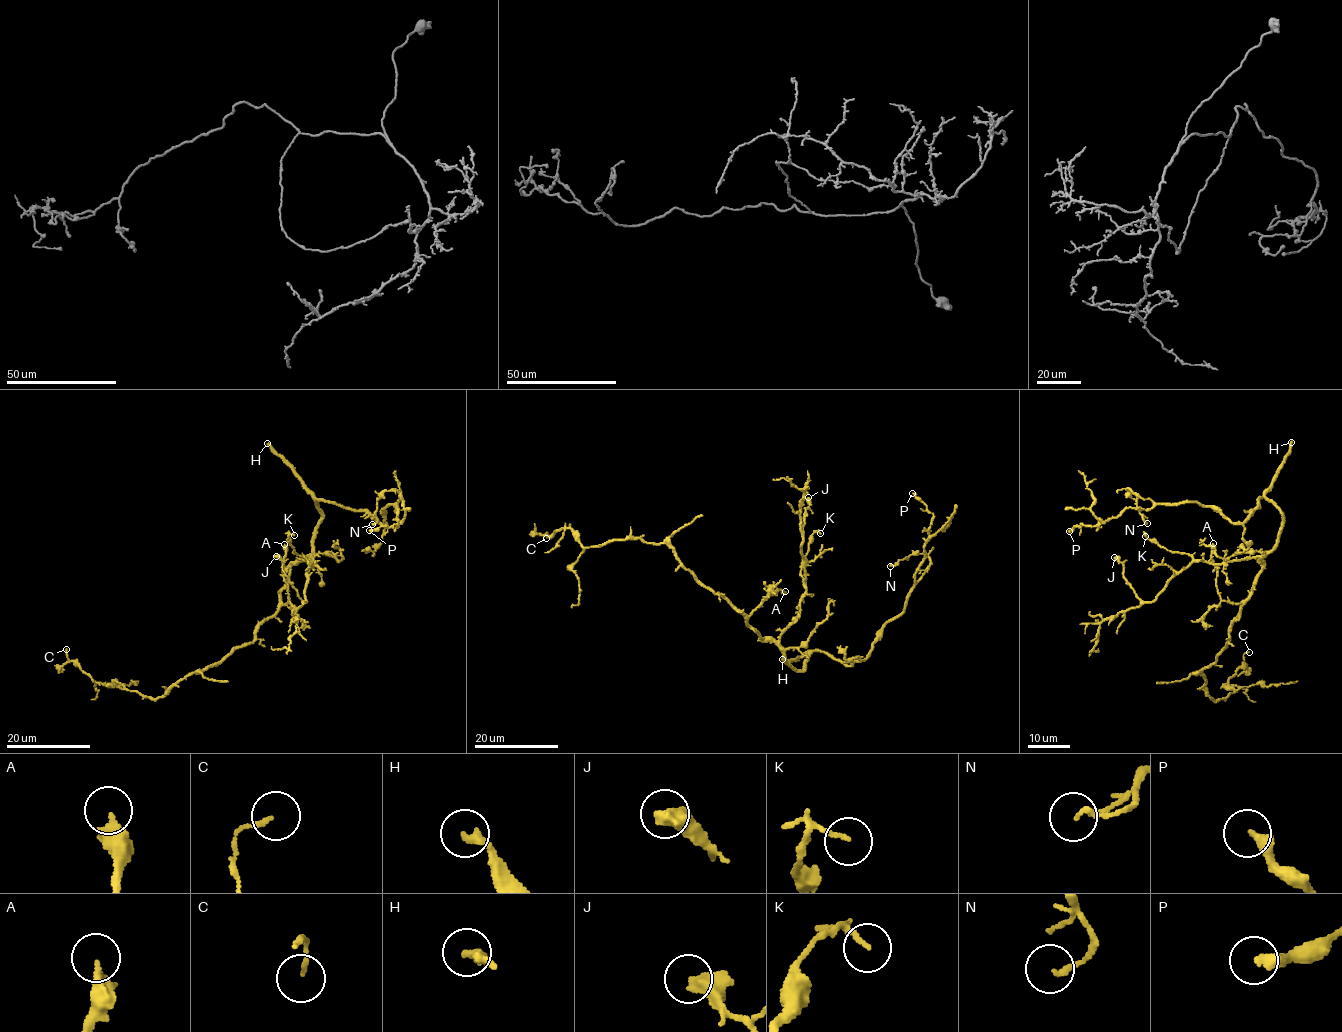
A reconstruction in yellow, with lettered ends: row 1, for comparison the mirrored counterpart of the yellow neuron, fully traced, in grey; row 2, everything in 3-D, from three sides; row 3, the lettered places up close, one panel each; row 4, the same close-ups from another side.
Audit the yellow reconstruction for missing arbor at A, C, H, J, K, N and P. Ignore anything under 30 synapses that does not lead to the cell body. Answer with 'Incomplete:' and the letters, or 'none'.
Incomplete: H

